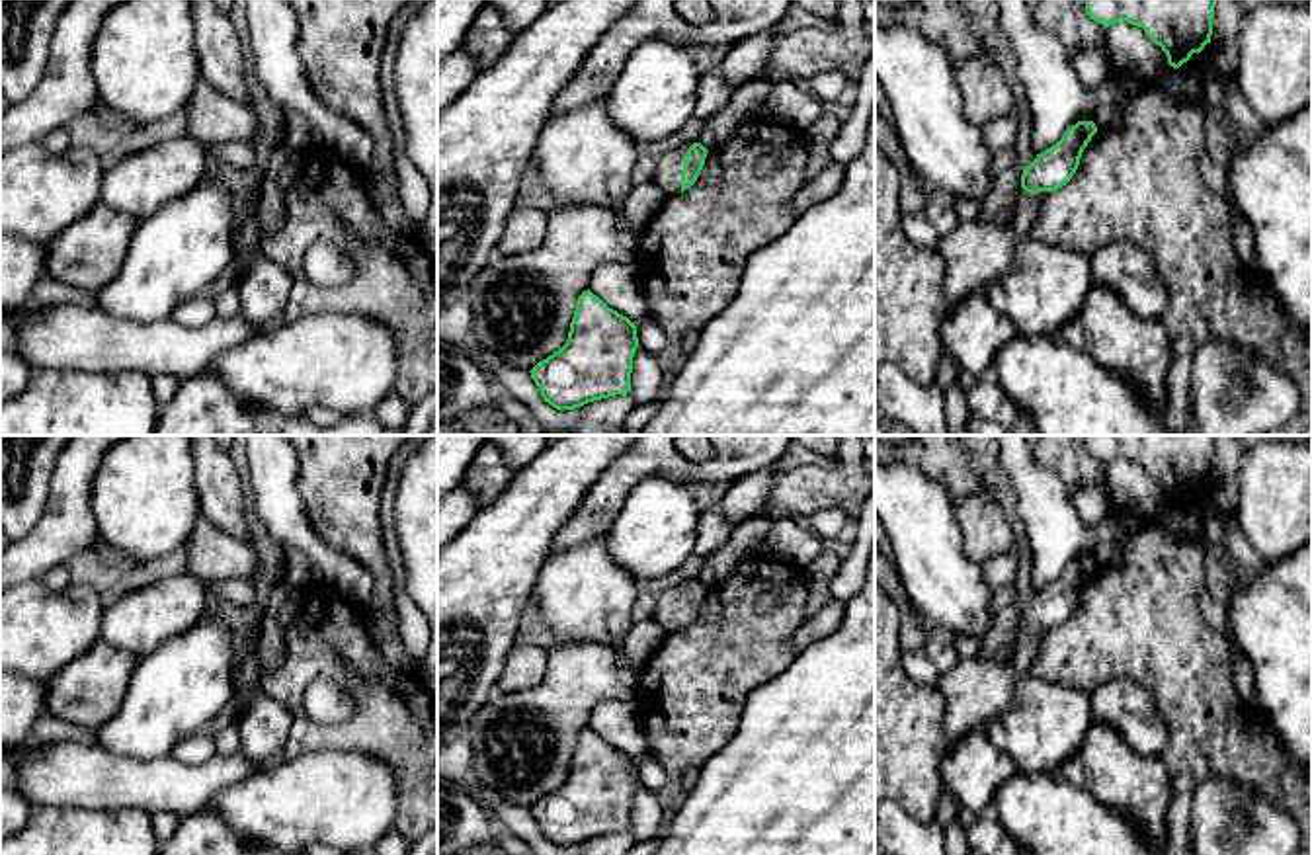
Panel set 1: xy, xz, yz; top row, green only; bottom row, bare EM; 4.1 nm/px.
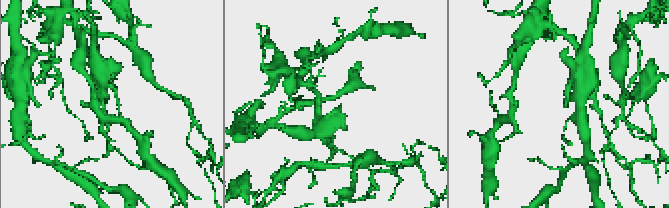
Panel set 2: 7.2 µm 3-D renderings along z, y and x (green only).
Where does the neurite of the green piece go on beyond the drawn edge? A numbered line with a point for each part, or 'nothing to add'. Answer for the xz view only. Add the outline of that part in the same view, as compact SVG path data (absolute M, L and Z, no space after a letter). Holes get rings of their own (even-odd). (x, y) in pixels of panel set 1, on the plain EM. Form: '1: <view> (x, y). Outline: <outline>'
1: xz (670, 604). Outline: M691 582L672 586L658 599L654 619L658 619L666 627L668 632L676 632L681 629L681 609L685 601L685 590L689 584Z

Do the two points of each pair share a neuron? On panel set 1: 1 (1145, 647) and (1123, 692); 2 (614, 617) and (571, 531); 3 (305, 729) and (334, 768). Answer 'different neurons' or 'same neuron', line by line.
1: different neurons
2: different neurons
3: different neurons

